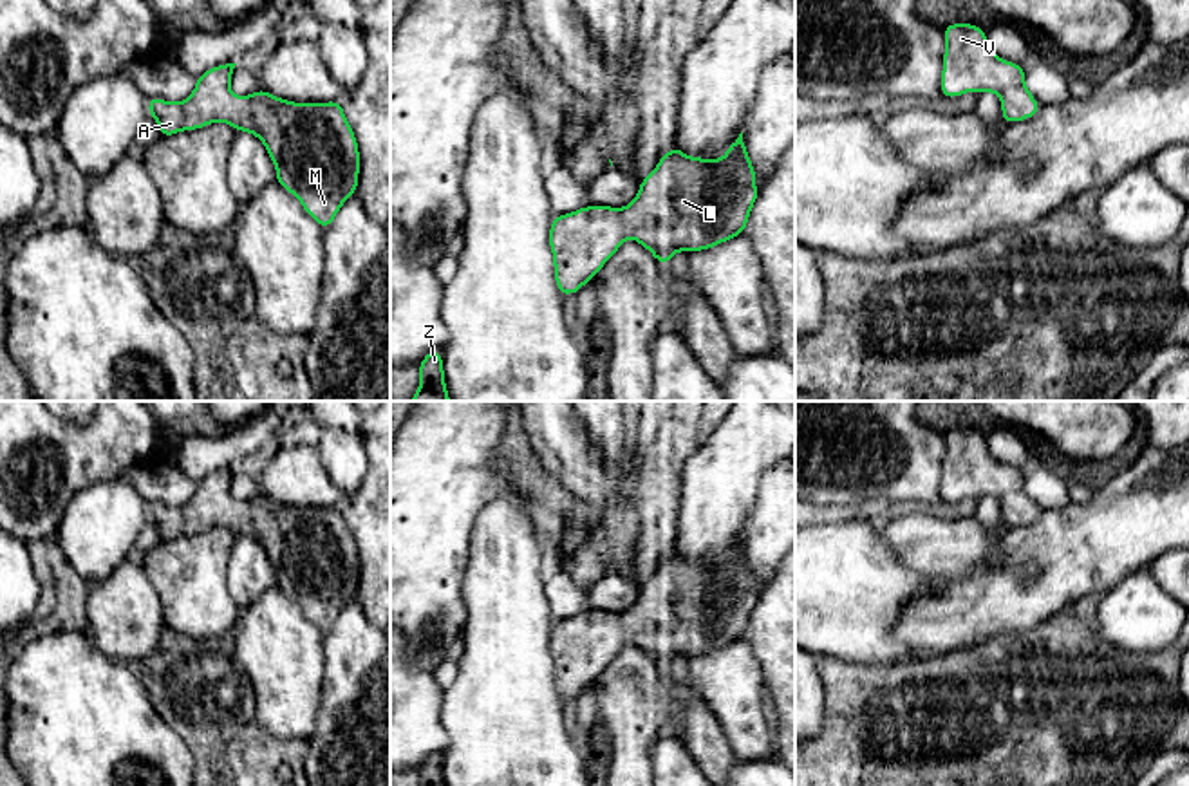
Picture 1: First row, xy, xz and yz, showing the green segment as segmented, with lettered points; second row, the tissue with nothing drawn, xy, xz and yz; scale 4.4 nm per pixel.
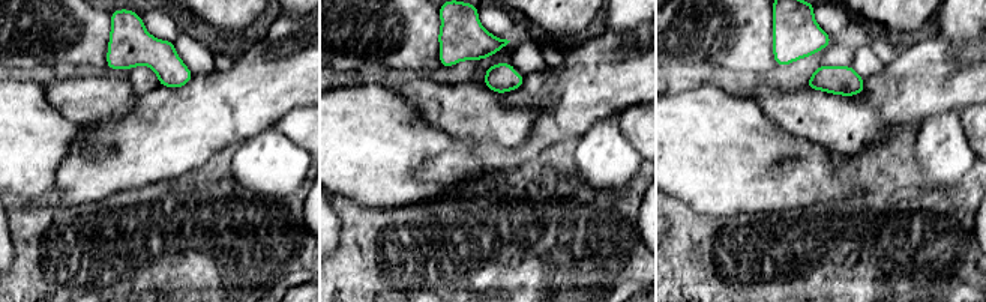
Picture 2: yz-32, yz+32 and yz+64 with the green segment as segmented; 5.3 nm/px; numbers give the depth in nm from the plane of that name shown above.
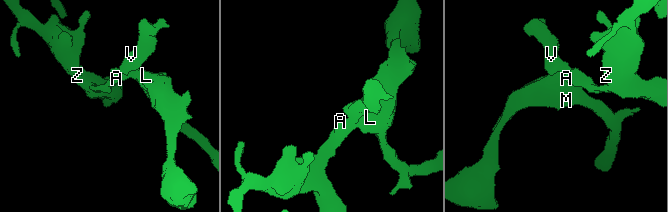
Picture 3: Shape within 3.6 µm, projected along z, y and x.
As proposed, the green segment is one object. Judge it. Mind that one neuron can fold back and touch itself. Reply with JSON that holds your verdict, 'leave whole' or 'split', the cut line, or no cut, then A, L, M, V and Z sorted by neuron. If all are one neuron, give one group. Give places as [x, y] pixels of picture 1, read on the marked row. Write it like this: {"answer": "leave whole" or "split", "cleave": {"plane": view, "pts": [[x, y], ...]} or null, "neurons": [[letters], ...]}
{"answer": "leave whole", "cleave": null, "neurons": [["A", "L", "M", "V", "Z"]]}

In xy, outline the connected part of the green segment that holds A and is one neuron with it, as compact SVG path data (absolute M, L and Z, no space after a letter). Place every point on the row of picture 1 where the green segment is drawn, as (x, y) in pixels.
M237 63L215 65L197 78L193 92L179 103L148 98L148 116L161 130L161 137L183 130L199 130L215 121L228 123L235 132L257 136L275 168L276 182L293 193L309 217L323 229L338 215L342 204L358 190L360 150L356 136L345 119L342 101L295 103L276 98L264 89L249 96L235 96L229 89Z

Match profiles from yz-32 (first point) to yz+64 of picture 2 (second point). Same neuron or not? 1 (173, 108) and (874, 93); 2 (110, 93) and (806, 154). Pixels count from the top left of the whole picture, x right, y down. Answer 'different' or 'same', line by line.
1: same
2: different

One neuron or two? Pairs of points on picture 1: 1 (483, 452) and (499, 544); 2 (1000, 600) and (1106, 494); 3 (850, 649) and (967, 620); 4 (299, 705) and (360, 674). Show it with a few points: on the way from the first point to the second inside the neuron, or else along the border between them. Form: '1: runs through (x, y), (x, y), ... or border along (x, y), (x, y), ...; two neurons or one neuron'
1: border along (506, 479), (501, 492), (479, 514), (472, 537); two neurons
2: runs through (1032, 593), (1099, 526); one neuron
3: border along (908, 608), (893, 629), (908, 649), (902, 662); two neurons
4: border along (326, 653), (322, 700), (311, 736); two neurons

